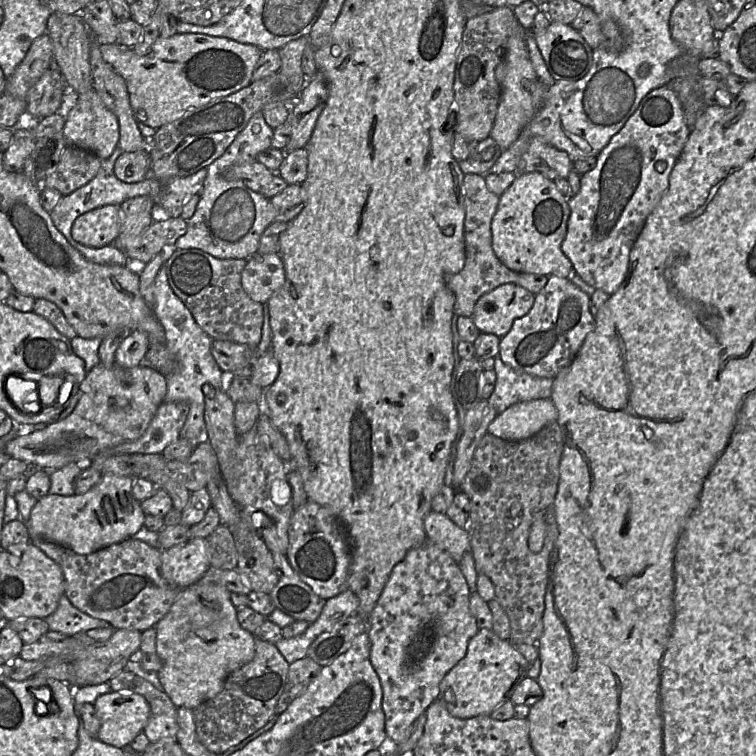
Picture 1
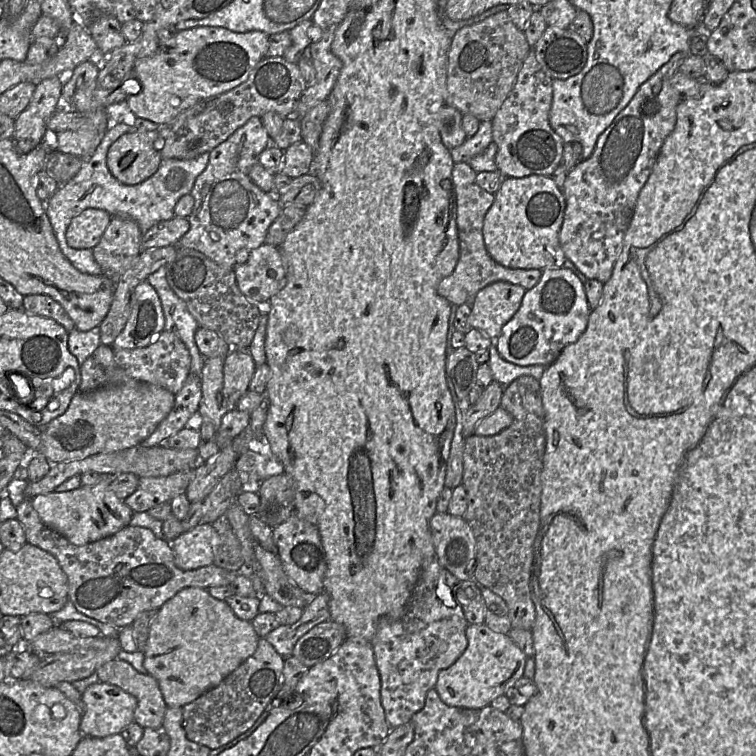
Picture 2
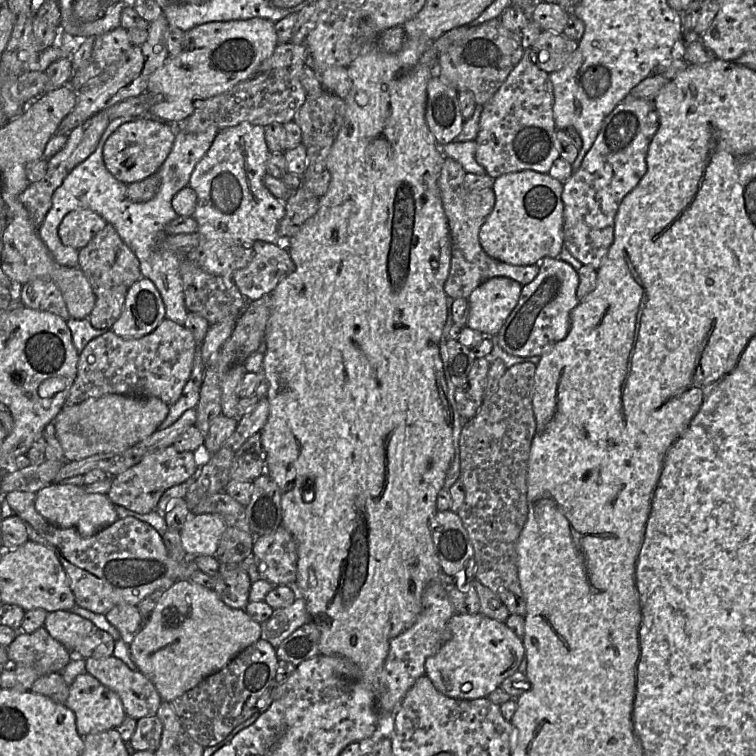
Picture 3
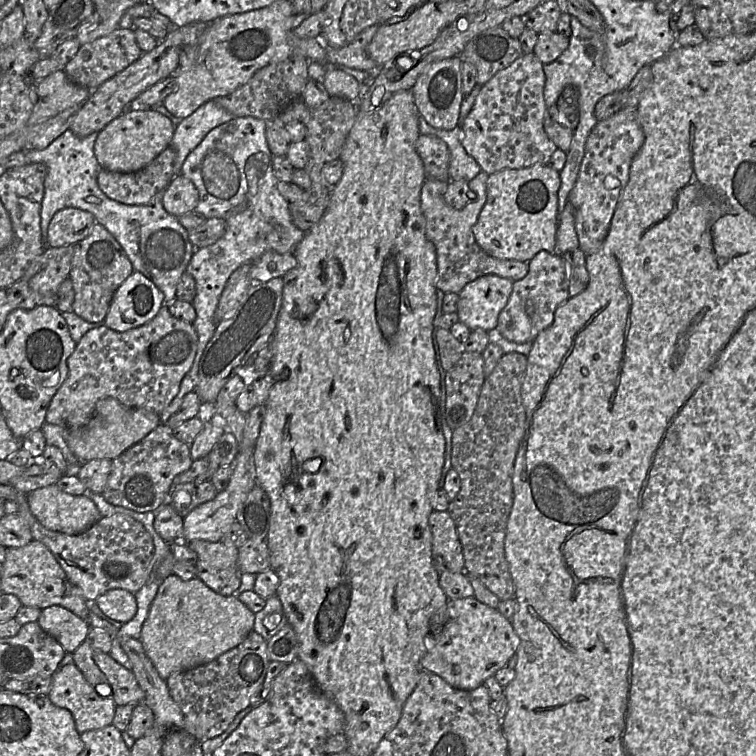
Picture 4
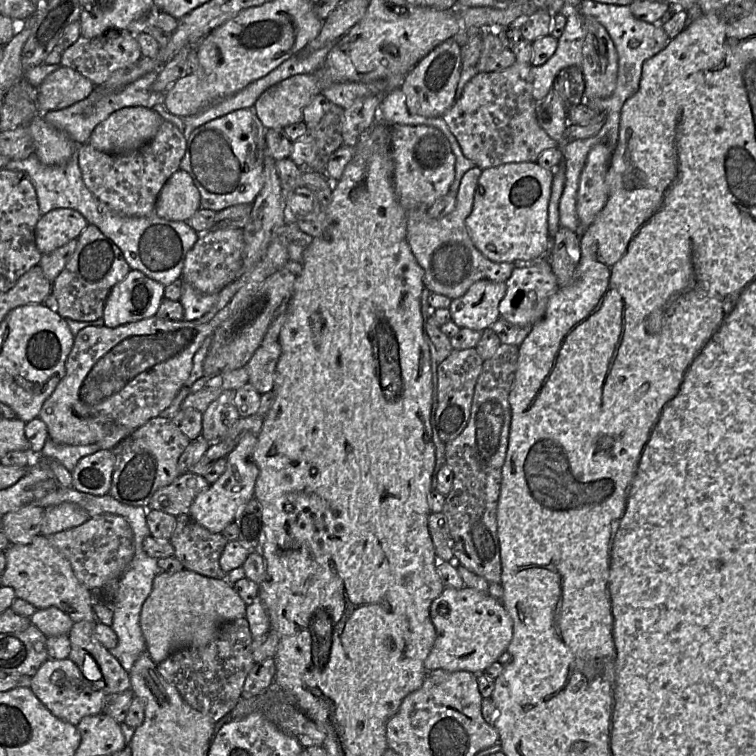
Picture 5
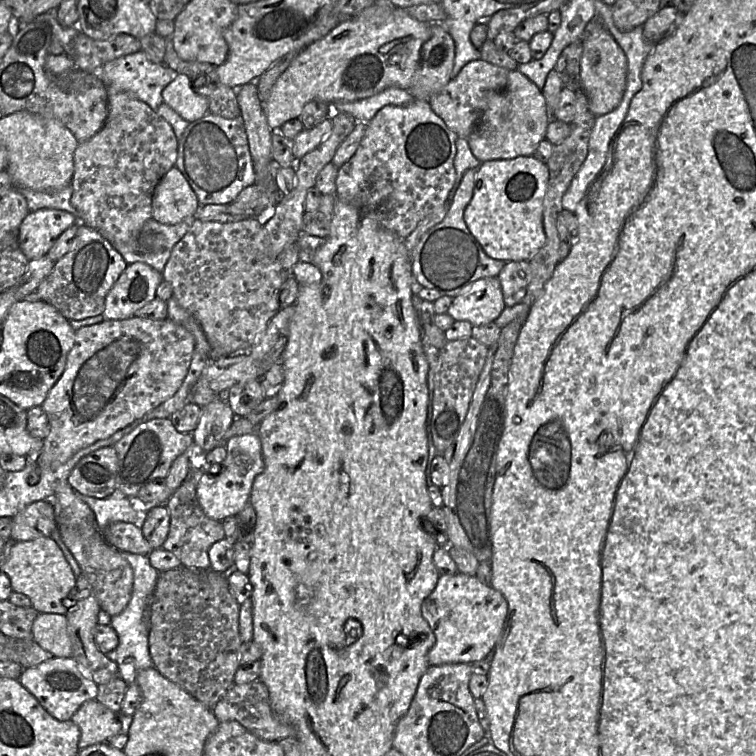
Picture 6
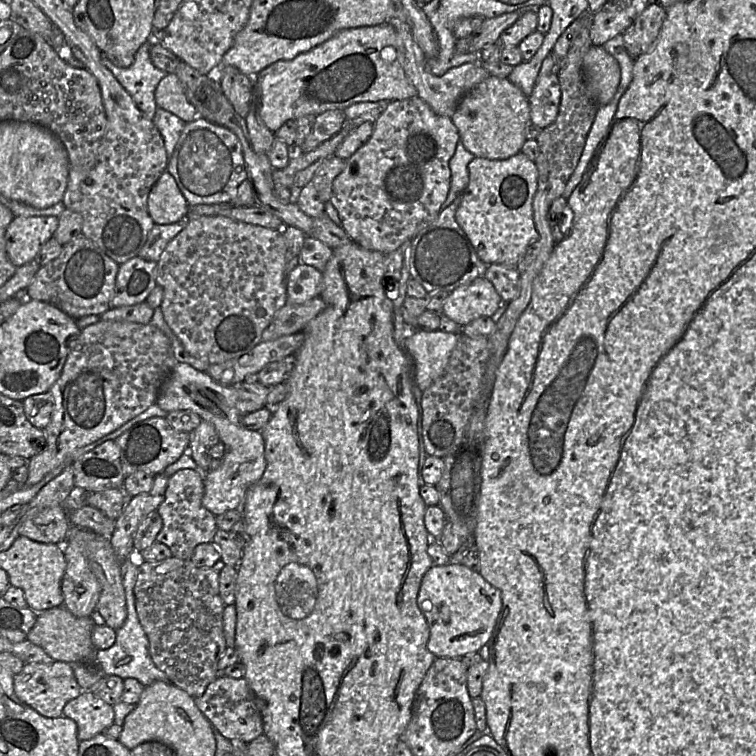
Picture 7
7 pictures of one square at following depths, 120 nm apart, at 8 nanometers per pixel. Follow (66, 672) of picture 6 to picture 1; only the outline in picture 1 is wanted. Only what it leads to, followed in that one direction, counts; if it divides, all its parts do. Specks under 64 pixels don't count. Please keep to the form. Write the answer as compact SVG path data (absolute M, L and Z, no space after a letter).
M111 691L100 695L94 708L100 720L98 740L123 748L144 732L150 717L150 705L140 694Z

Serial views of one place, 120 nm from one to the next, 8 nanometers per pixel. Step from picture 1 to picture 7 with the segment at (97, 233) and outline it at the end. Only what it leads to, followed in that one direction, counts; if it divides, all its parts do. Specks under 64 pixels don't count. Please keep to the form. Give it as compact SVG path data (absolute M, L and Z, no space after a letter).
M56 216L14 217L5 232L6 251L10 261L22 266L32 261L58 227Z

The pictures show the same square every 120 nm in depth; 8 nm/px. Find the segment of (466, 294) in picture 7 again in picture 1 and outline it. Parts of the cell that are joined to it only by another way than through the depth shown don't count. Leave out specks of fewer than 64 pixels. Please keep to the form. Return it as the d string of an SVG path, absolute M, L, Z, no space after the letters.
M503 284L478 299L472 319L481 333L503 338L514 321L530 311L534 300L535 295L525 288Z

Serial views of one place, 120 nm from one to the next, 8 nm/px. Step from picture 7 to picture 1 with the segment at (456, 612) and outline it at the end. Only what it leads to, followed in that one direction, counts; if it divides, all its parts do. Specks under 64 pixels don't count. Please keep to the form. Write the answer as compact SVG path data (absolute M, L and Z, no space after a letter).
M479 629L468 643L466 655L445 675L439 685L439 701L457 718L490 715L507 700L515 685L527 676L530 665L510 640L500 639L492 629Z

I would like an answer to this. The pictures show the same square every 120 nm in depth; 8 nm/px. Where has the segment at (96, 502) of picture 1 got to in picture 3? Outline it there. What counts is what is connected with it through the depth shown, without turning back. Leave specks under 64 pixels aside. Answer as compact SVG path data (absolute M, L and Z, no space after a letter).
M52 483L35 494L35 508L45 520L59 528L74 528L84 538L95 535L120 518L107 495L89 493L83 485Z

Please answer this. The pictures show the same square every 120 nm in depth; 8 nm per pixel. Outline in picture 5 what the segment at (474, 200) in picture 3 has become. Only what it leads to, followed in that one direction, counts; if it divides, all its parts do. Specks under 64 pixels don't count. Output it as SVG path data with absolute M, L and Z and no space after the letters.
M468 170L460 183L454 210L440 219L431 218L428 208L417 207L407 212L407 242L423 269L423 284L431 293L445 295L451 300L461 297L479 280L505 282L516 268L514 263L496 263L487 259L473 244L465 220L473 207L474 194L482 170Z

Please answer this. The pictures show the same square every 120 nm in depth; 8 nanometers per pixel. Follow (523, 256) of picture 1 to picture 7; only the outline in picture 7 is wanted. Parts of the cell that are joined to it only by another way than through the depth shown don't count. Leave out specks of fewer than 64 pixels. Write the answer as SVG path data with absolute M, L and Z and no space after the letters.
M522 152L504 160L475 157L468 164L468 172L469 183L461 193L462 201L455 214L457 223L485 264L517 266L528 246L539 237L533 219L533 198L538 187L538 170L535 163Z

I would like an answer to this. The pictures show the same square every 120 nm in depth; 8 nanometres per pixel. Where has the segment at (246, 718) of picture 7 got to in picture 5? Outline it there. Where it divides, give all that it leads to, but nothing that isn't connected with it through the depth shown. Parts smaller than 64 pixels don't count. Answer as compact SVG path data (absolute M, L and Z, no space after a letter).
M273 683L265 692L249 698L241 697L229 715L232 719L241 719L253 712L263 713L281 731L295 737L303 747L323 745L324 733Z

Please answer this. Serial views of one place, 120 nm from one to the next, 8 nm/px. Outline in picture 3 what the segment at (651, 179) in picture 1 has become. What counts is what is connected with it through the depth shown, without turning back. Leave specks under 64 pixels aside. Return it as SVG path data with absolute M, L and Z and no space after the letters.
M628 95L603 120L580 167L563 183L563 245L582 265L597 270L607 255L619 205L646 173L648 146L658 127L653 101Z

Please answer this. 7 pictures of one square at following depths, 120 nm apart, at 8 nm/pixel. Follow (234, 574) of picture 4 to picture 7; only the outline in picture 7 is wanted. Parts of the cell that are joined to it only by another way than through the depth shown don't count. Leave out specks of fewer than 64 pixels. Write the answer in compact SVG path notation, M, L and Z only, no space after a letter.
M181 469L168 479L165 498L157 512L163 526L156 541L169 547L172 555L182 560L191 560L195 548L202 543L212 543L216 531L216 516L202 504L204 495L203 472L196 469Z

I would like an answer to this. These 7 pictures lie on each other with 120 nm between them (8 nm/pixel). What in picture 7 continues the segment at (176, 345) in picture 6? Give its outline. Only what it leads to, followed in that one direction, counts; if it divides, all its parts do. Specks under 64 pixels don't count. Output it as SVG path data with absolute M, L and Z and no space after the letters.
M100 320L99 322L90 324L80 329L75 339L72 339L68 343L68 348L69 348L69 352L67 354L67 358L65 360L61 374L48 390L51 392L53 396L54 408L53 408L51 420L44 429L45 446L39 454L31 457L27 461L26 466L28 468L28 477L24 483L17 483L15 481L9 480L8 491L11 491L11 493L23 488L30 487L38 483L47 473L51 472L56 467L61 465L67 459L67 457L70 456L70 454L74 452L76 449L81 448L94 441L97 441L101 437L115 431L116 429L121 427L123 424L131 420L132 418L144 412L151 405L155 404L159 390L163 382L168 378L174 366L178 363L177 359L174 356L174 352L171 346L170 340L159 328L157 328L155 325L152 325L150 323L140 324L140 323L135 323L135 322L118 322L118 321Z

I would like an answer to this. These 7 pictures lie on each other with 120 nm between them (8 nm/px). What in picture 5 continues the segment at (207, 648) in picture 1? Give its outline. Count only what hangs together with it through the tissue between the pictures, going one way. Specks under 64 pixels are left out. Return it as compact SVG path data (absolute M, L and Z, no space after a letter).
M185 568L175 573L161 571L140 612L147 653L158 664L180 649L204 647L215 639L222 624L244 618L246 607L226 577L211 578Z

